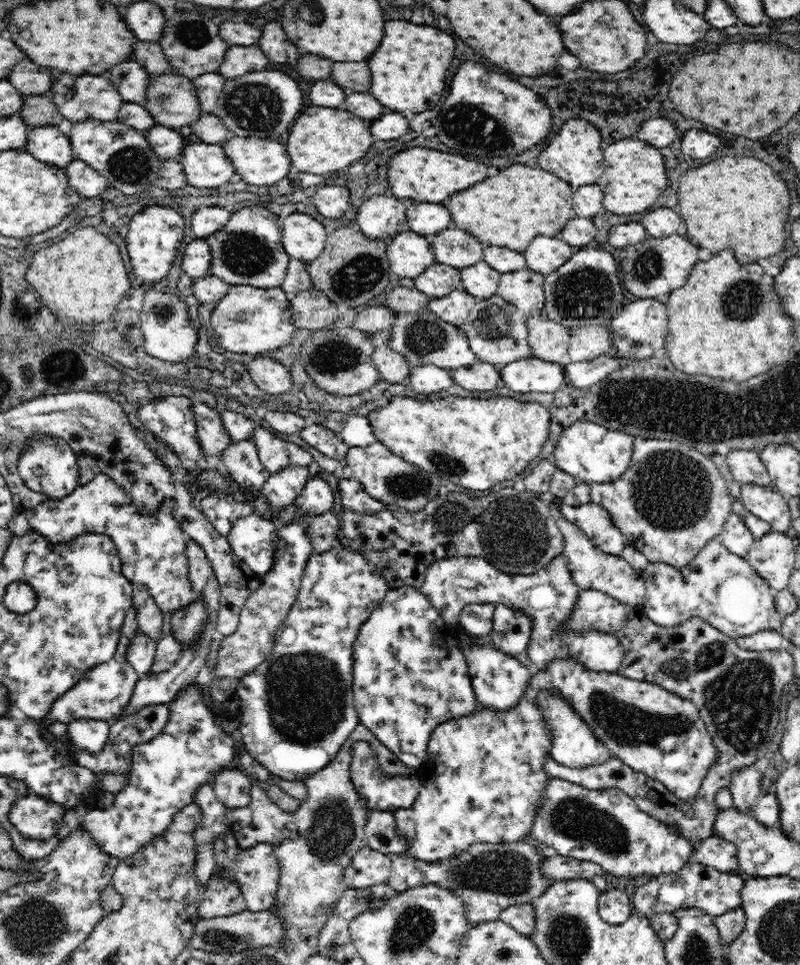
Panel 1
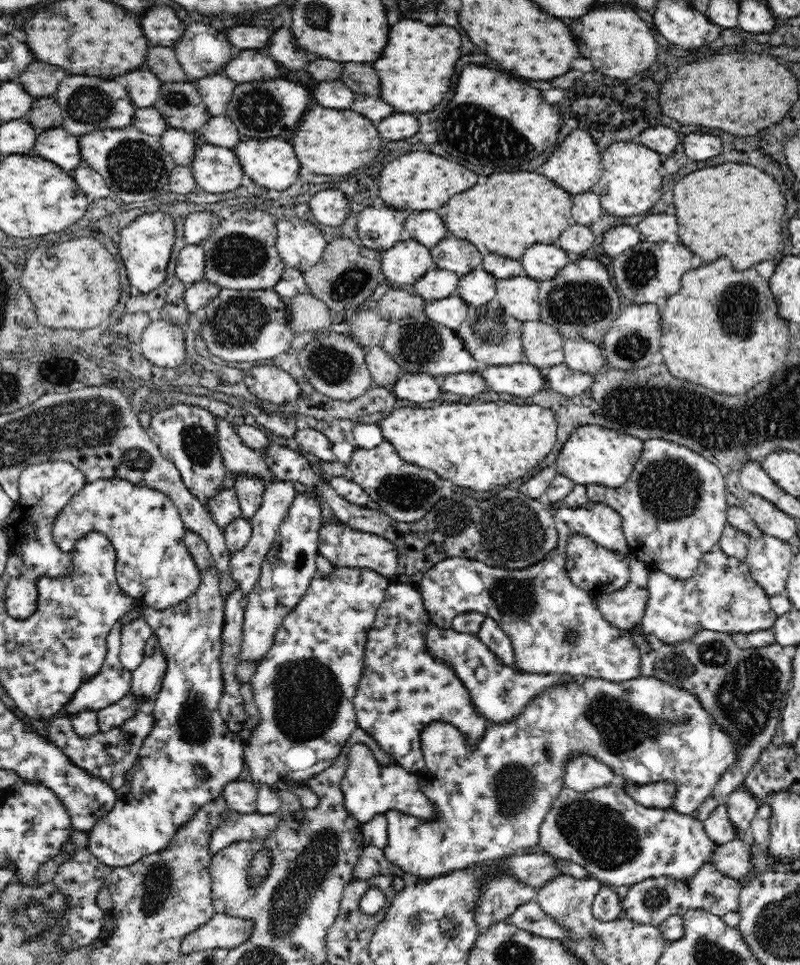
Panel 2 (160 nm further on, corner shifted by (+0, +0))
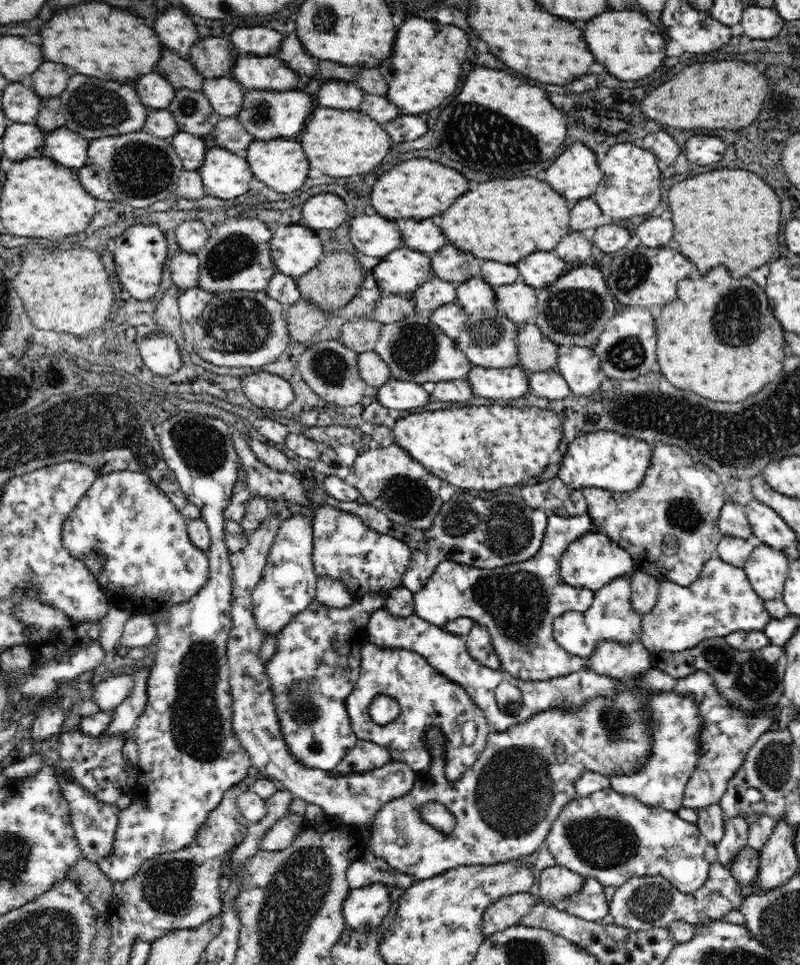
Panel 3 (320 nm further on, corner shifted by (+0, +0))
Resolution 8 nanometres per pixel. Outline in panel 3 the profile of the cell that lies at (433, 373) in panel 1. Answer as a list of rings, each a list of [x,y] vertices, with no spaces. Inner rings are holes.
[[[392,378],[378,387],[376,399],[386,408],[408,412],[412,408],[422,408],[432,401],[431,394],[422,385]]]

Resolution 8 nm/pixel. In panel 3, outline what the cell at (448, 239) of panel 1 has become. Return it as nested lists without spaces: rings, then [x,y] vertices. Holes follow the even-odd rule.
[[[447,244],[430,257],[434,276],[446,282],[460,284],[481,276],[481,260],[454,245]]]

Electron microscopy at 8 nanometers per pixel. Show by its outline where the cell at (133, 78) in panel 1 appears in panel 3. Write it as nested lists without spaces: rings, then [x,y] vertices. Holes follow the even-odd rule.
[[[144,74],[136,82],[137,96],[149,110],[168,109],[175,97],[176,88],[159,74]]]

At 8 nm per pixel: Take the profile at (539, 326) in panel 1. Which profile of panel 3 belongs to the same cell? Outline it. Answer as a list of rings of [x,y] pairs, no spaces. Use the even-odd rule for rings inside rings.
[[[534,322],[519,326],[516,344],[518,366],[526,372],[555,369],[558,345],[544,336]]]

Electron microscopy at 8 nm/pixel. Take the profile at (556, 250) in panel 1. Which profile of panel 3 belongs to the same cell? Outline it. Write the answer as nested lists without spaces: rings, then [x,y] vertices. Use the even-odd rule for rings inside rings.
[[[533,251],[517,262],[520,282],[535,289],[543,289],[555,283],[568,272],[568,264],[555,251]]]

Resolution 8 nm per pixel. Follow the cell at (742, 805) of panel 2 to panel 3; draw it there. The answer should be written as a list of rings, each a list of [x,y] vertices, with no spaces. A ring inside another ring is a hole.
[[[742,815],[727,820],[724,836],[714,843],[717,861],[723,867],[729,868],[735,856],[747,845],[749,821]]]

